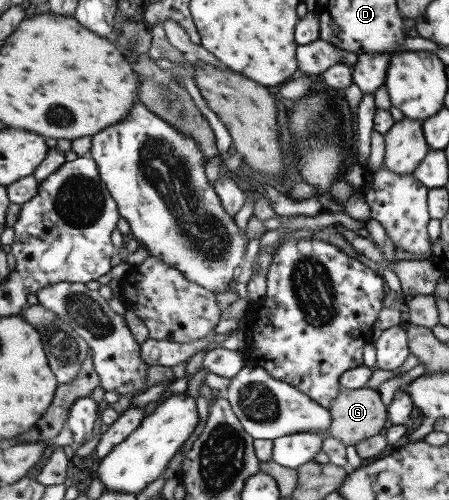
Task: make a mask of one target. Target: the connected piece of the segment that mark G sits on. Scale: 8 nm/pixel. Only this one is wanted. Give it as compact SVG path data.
M366 387L359 389L343 388L330 410L331 416L333 416L331 435L343 440L348 446L356 446L370 437L385 433L385 425L390 419L388 407L383 403L383 399L381 399L377 389Z

